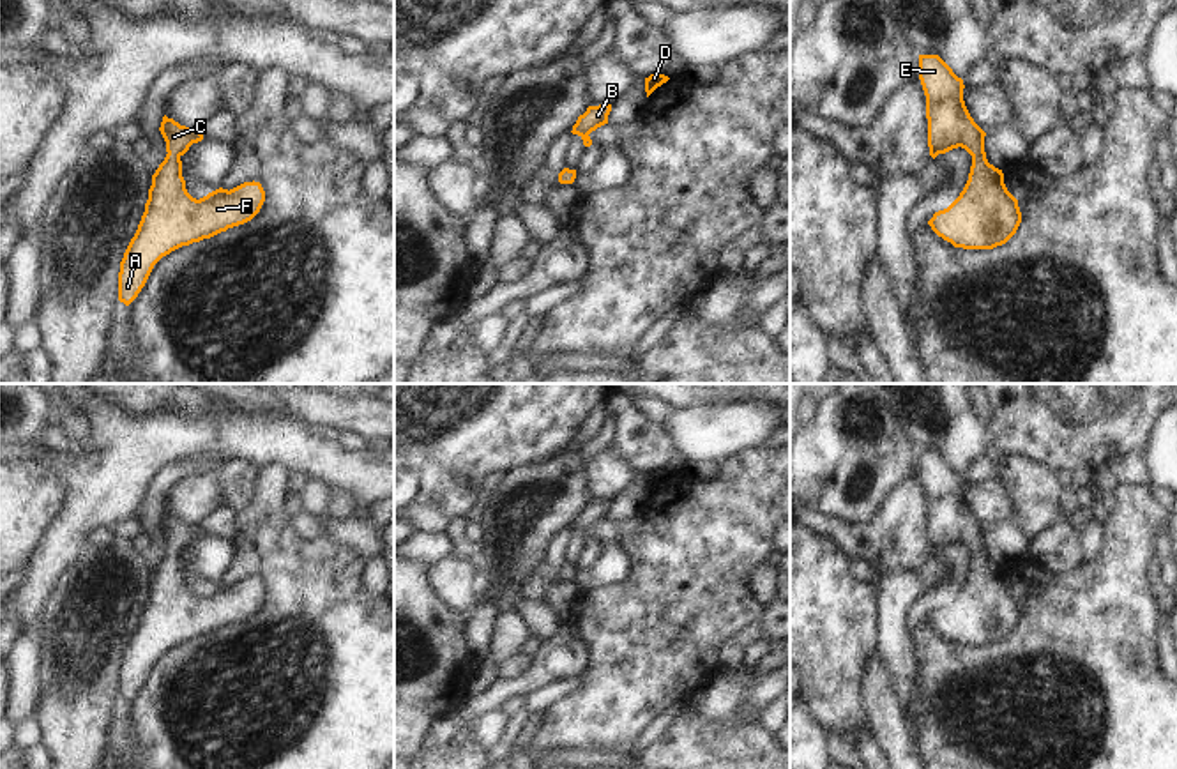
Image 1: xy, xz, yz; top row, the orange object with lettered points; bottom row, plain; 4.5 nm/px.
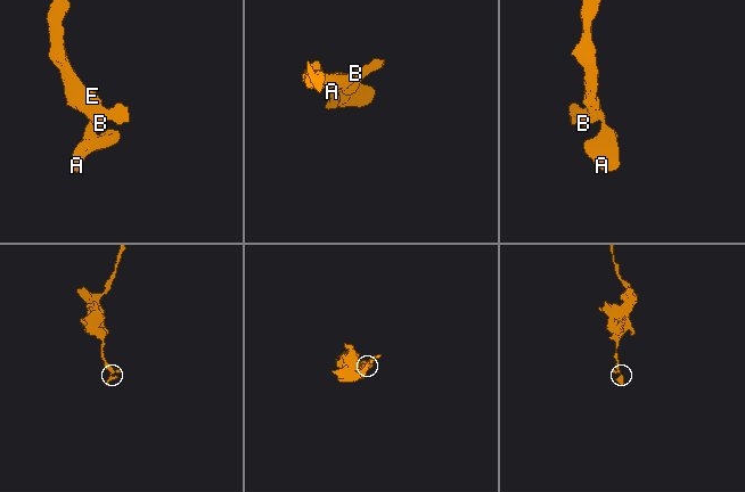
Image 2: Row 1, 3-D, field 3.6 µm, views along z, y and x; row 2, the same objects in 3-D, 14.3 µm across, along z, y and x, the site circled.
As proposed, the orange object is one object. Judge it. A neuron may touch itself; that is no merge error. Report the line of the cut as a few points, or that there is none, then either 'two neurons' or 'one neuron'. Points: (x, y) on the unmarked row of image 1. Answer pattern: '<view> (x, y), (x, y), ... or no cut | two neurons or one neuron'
no cut | one neuron

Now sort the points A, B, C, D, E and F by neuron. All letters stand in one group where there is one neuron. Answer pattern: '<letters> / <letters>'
A B C D E F

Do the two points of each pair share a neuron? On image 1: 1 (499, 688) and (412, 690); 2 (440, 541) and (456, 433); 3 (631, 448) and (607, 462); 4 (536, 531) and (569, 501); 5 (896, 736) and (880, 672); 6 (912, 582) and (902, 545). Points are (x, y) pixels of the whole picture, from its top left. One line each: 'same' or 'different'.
1: different
2: different
3: different
4: same
5: same
6: different

